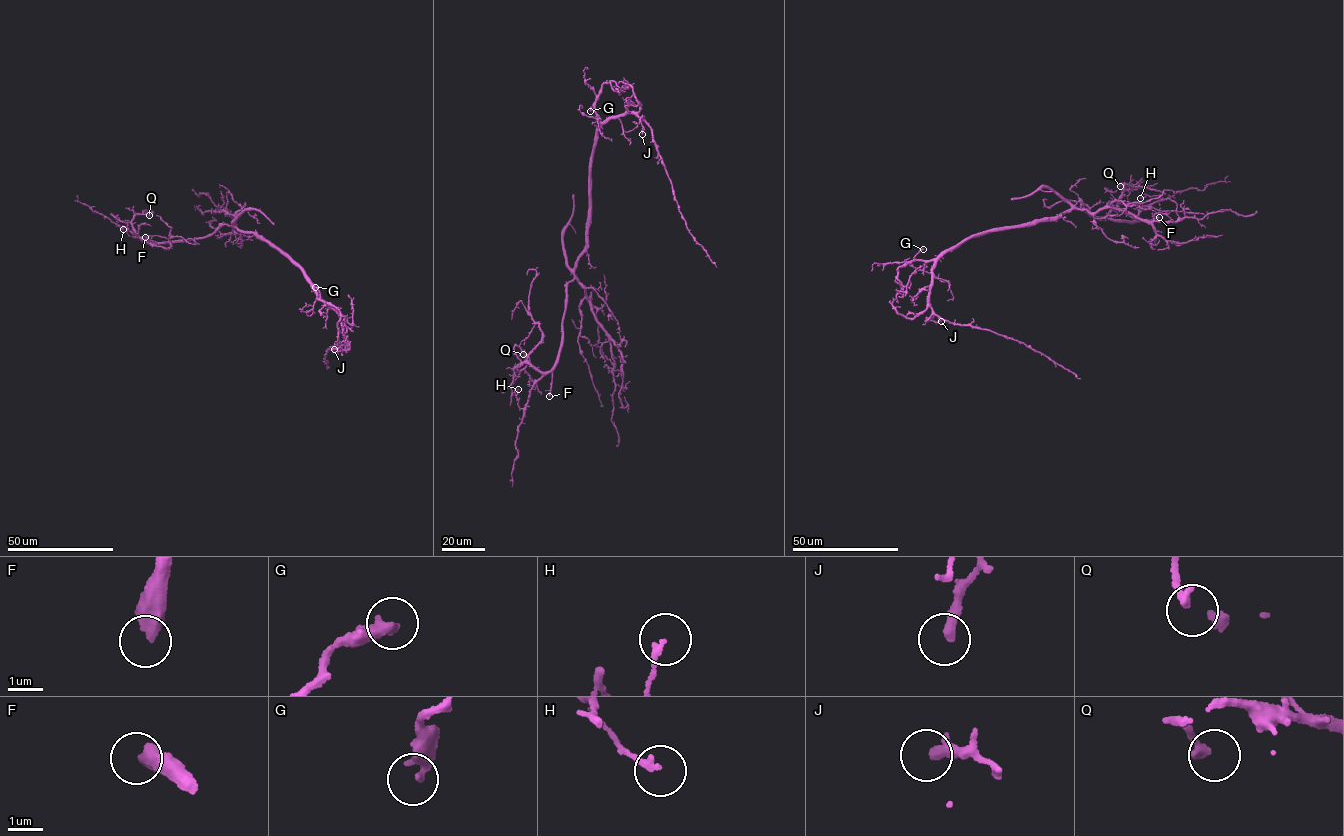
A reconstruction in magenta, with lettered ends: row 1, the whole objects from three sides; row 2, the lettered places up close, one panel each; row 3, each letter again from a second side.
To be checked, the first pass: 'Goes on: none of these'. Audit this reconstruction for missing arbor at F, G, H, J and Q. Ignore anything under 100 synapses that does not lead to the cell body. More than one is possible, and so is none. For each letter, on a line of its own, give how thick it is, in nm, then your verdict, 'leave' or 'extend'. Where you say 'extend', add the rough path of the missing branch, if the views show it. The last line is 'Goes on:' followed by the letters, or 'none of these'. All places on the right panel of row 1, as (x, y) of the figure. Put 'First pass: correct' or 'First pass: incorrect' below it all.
F: 420 nm thick; extend; missing branch runs (1159, 217), (1190, 211), (1195, 215), (1195, 221), (1178, 238)
G: 360 nm thick; leave
H: 190 nm thick; leave
J: 320 nm thick; leave
Q: 240 nm thick; leave
Goes on: F
First pass: incorrect

